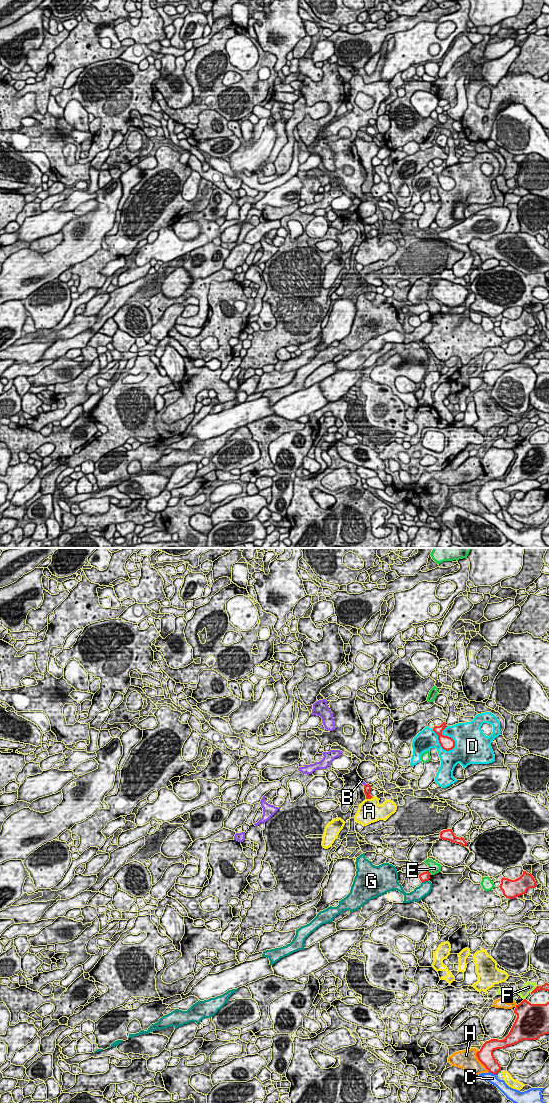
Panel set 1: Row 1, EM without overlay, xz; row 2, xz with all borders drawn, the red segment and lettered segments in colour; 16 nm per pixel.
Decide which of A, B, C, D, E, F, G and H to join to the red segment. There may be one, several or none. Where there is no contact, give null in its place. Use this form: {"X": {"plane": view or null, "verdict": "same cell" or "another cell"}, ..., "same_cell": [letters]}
{"A": {"plane": "xz", "verdict": "another cell"}, "B": {"plane": "xz", "verdict": "another cell"}, "C": {"plane": "xz", "verdict": "another cell"}, "D": {"plane": "xz", "verdict": "another cell"}, "E": {"plane": "xz", "verdict": "another cell"}, "F": {"plane": "xz", "verdict": "another cell"}, "G": {"plane": "xz", "verdict": "another cell"}, "H": {"plane": "xz", "verdict": "another cell"}, "same_cell": []}

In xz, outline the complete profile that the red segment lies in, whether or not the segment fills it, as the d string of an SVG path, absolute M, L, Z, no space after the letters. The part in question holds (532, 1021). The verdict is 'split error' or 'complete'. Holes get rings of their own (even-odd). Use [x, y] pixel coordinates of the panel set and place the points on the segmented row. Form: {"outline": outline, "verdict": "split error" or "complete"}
{"outline": "M524 999L516 1005L514 1013L517 1018L509 1032L503 1039L486 1041L476 1053L478 1060L492 1073L501 1071L493 1051L515 1045L523 1040L537 1040L541 1035L549 1034L549 1002L546 1004L531 1004Z", "verdict": "complete"}

